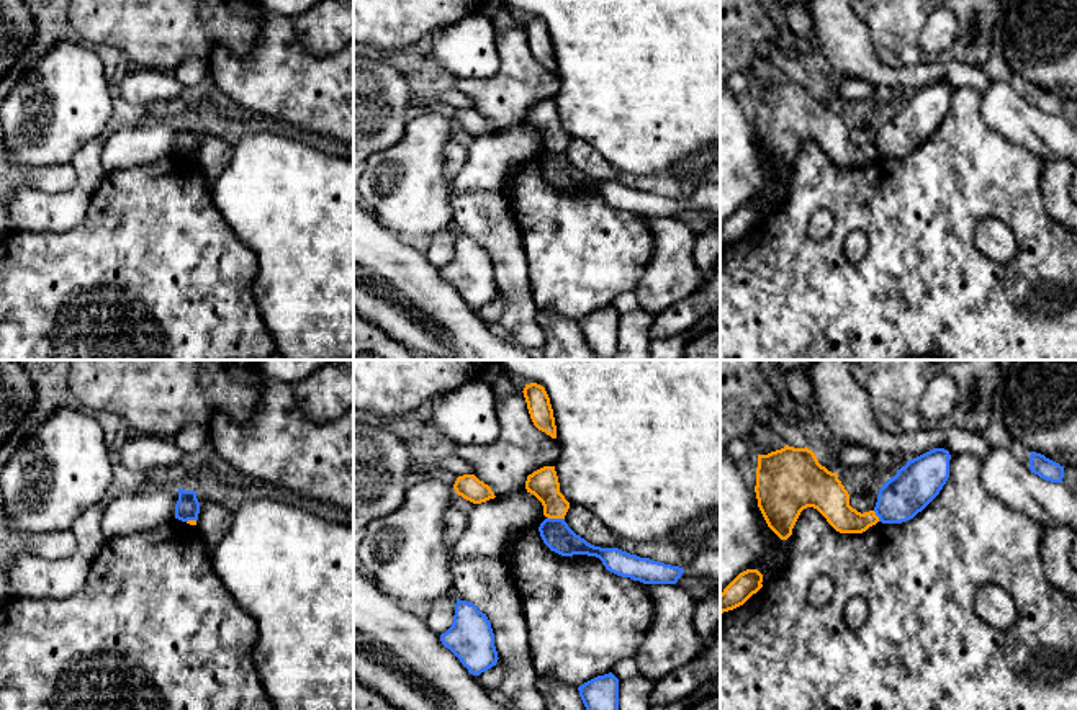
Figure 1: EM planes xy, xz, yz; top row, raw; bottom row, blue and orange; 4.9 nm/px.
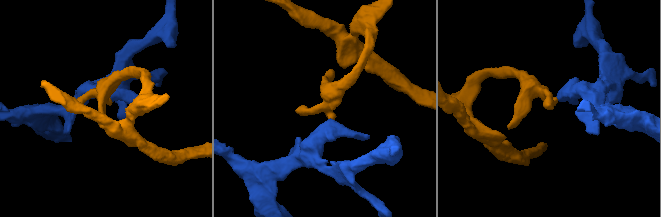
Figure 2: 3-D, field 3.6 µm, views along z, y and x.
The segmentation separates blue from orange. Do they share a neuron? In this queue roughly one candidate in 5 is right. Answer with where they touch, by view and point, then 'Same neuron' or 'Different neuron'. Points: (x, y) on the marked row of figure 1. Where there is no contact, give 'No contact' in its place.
Touches blue at xz (555, 519). Different neuron

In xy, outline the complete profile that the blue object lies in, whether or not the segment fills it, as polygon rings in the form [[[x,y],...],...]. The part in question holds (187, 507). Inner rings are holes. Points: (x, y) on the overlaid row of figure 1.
[[[178,488],[178,501],[175,504],[175,519],[182,522],[198,520],[200,502],[196,499],[196,491],[185,491]]]

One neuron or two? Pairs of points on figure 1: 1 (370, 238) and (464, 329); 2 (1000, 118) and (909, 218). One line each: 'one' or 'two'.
1: one
2: two

